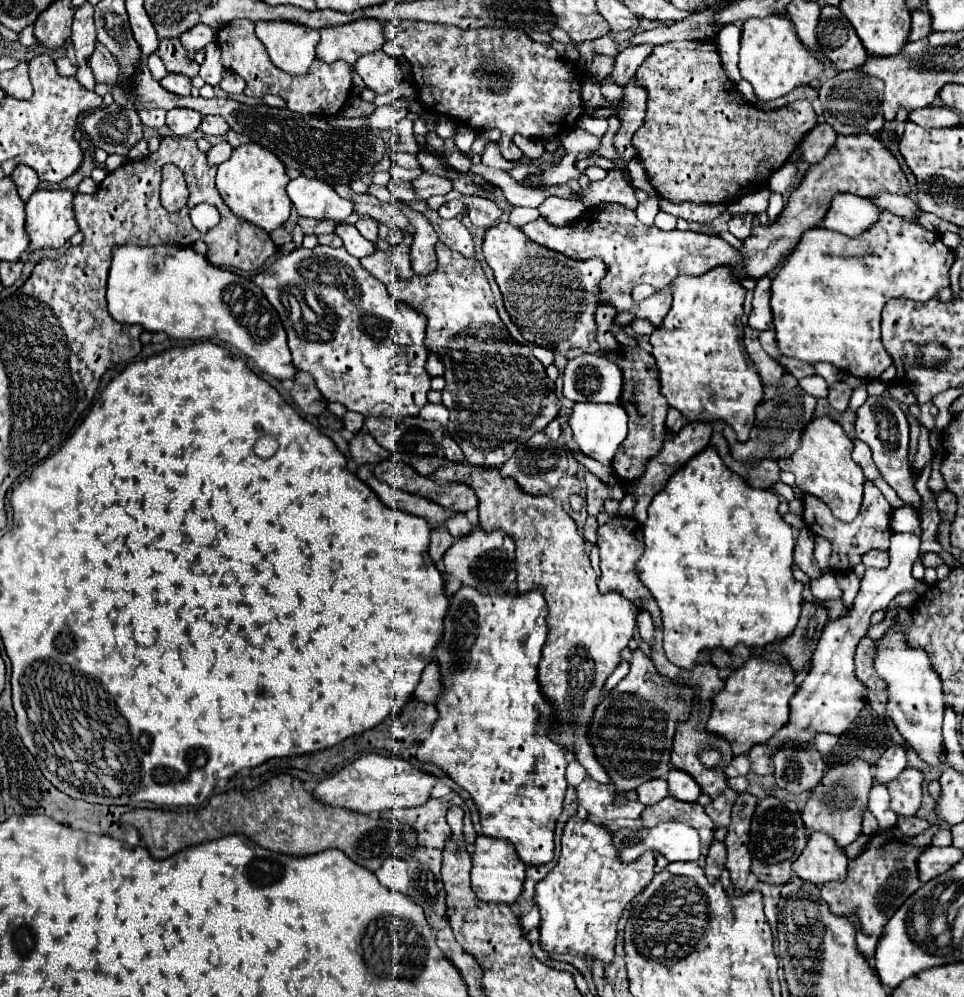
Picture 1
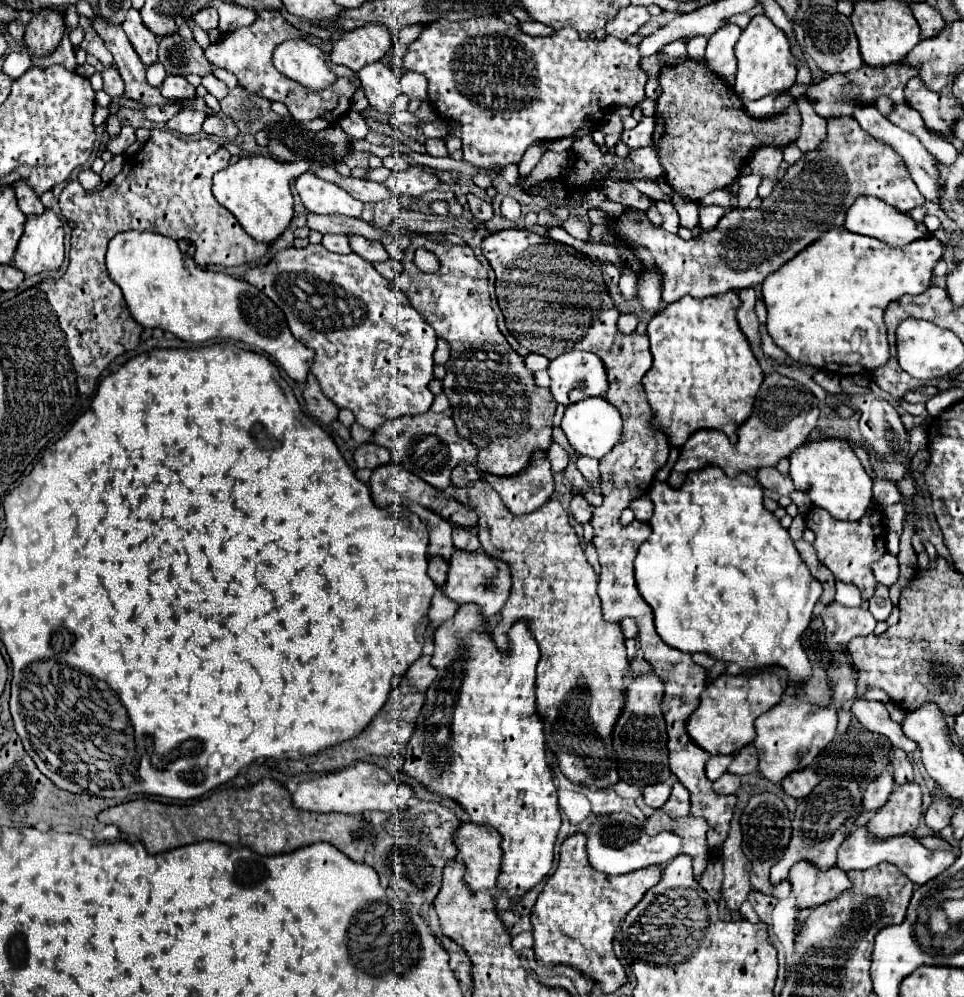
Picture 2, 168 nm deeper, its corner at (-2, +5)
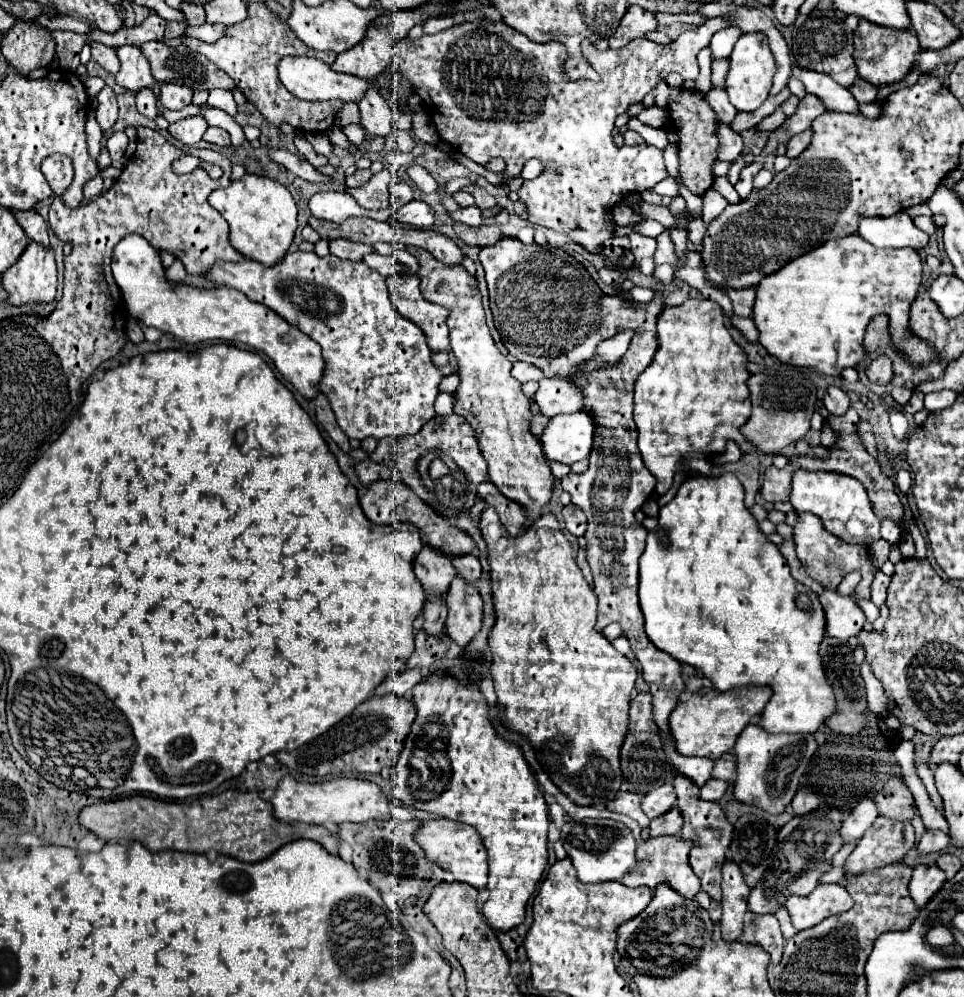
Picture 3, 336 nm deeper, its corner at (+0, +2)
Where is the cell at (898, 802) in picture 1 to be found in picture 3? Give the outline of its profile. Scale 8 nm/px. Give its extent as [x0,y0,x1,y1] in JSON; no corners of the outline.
[845,817,915,875]

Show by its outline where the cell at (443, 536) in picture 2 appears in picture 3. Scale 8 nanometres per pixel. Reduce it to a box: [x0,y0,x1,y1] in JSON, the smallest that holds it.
[415,545,455,601]

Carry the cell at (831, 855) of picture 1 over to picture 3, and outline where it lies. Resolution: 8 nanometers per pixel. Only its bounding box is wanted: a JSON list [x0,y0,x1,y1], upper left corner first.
[785,883,853,931]

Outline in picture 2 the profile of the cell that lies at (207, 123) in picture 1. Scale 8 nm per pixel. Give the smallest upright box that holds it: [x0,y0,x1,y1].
[203,114,239,138]

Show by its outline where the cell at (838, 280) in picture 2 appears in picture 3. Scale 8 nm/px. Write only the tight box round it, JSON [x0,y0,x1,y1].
[753,235,921,377]

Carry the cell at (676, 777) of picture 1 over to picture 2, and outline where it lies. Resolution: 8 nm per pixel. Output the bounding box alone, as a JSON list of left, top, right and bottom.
[665,782,691,816]

